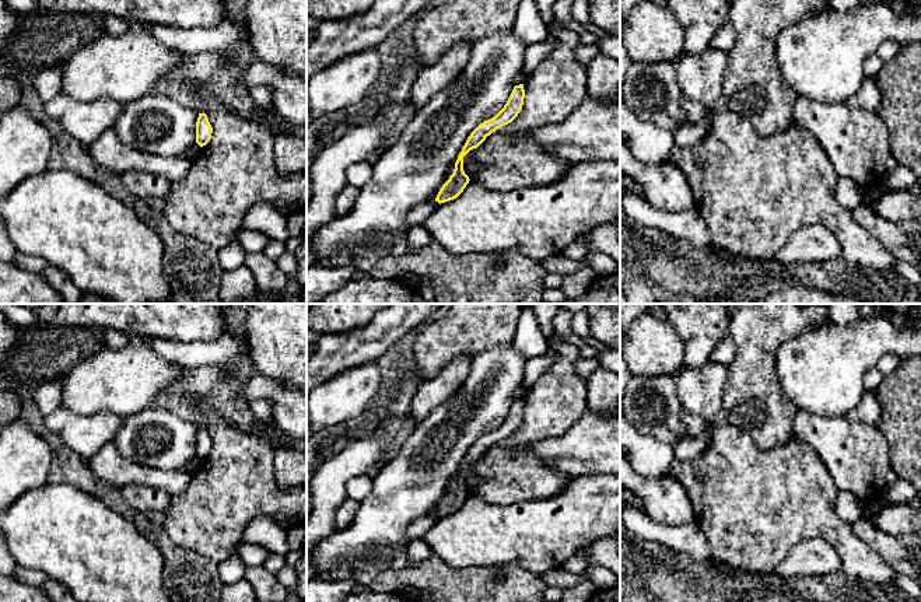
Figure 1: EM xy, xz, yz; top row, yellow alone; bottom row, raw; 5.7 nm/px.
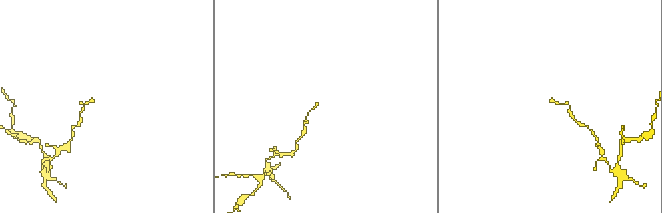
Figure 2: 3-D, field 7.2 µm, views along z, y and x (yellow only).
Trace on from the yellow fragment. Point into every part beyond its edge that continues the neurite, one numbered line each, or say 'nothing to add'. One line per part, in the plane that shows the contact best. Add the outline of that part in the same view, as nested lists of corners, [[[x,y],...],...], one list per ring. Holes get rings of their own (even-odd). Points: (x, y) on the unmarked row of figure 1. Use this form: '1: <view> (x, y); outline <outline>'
nothing to add

